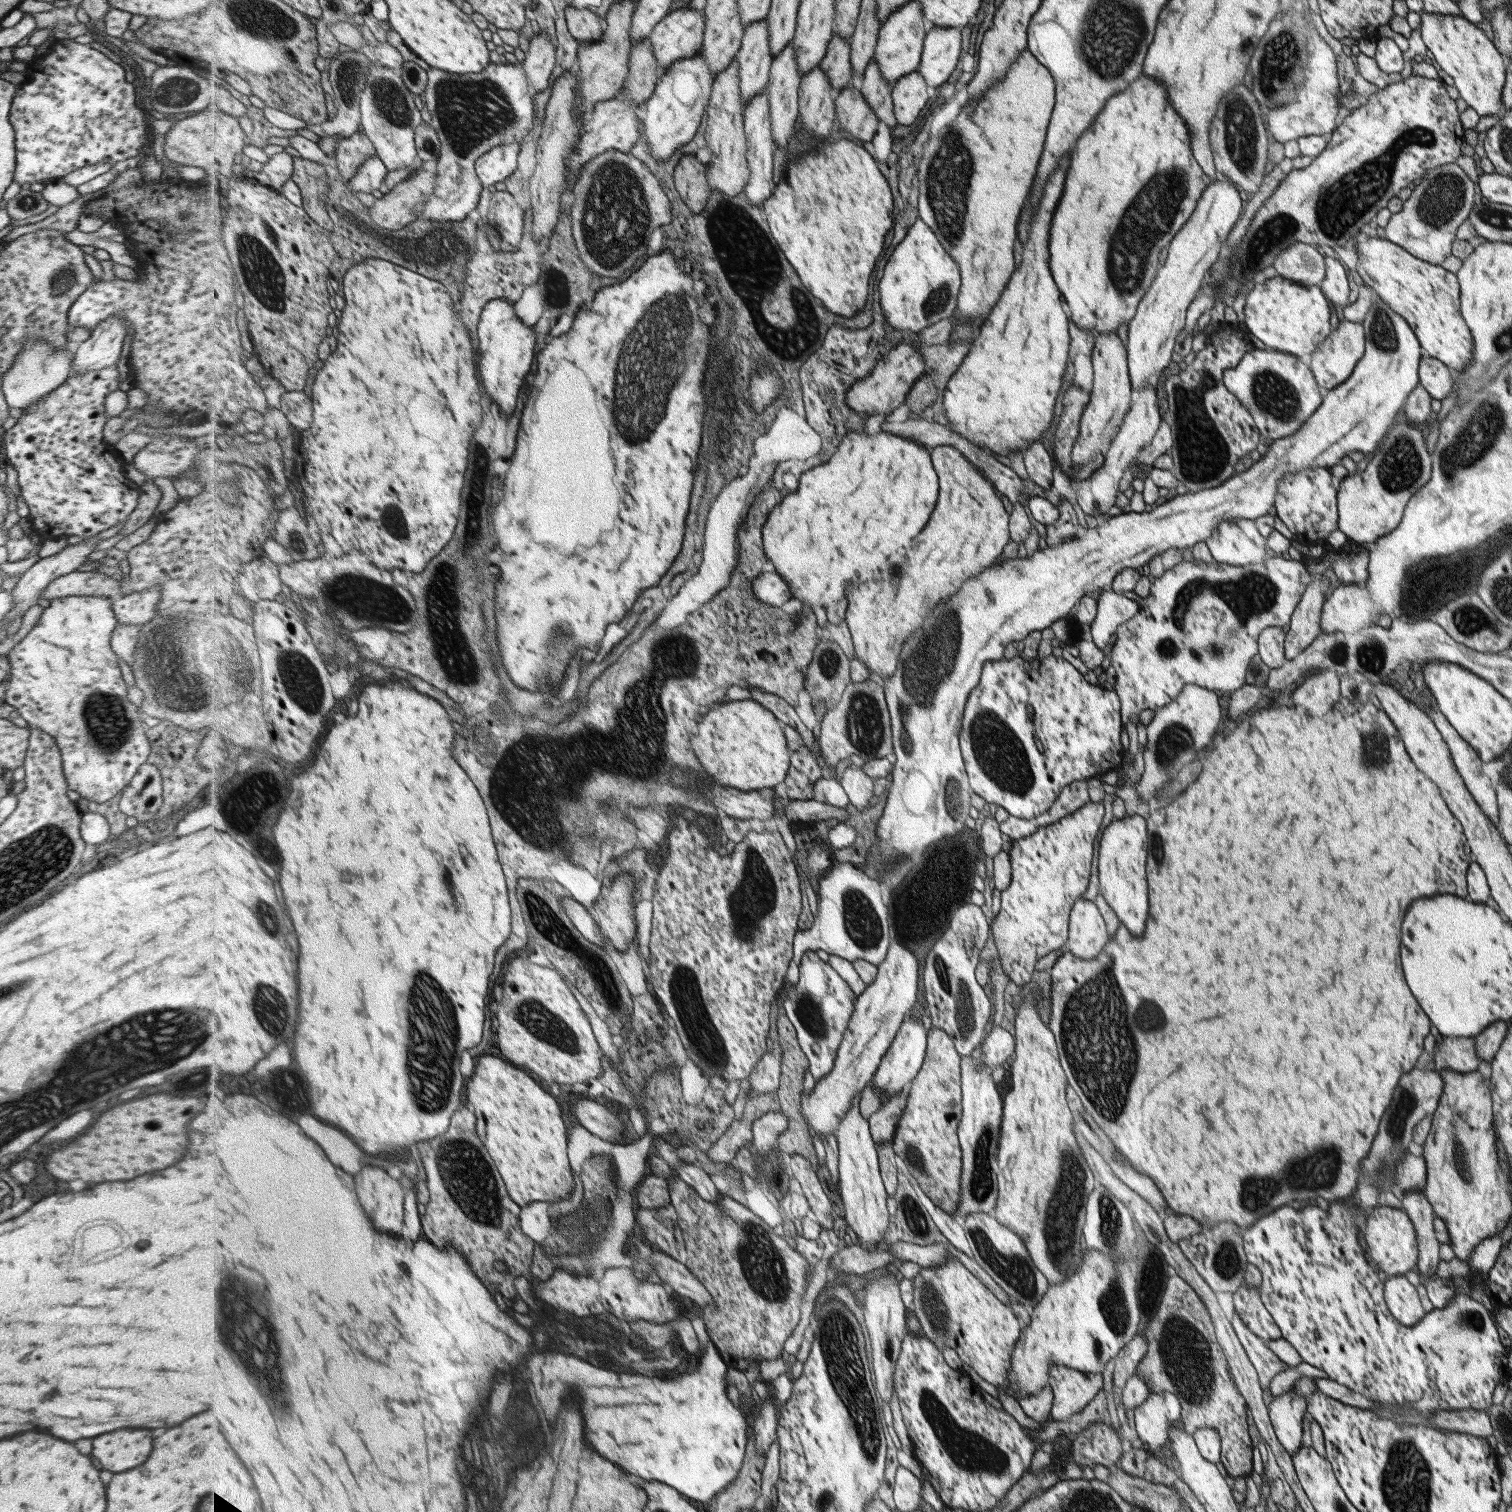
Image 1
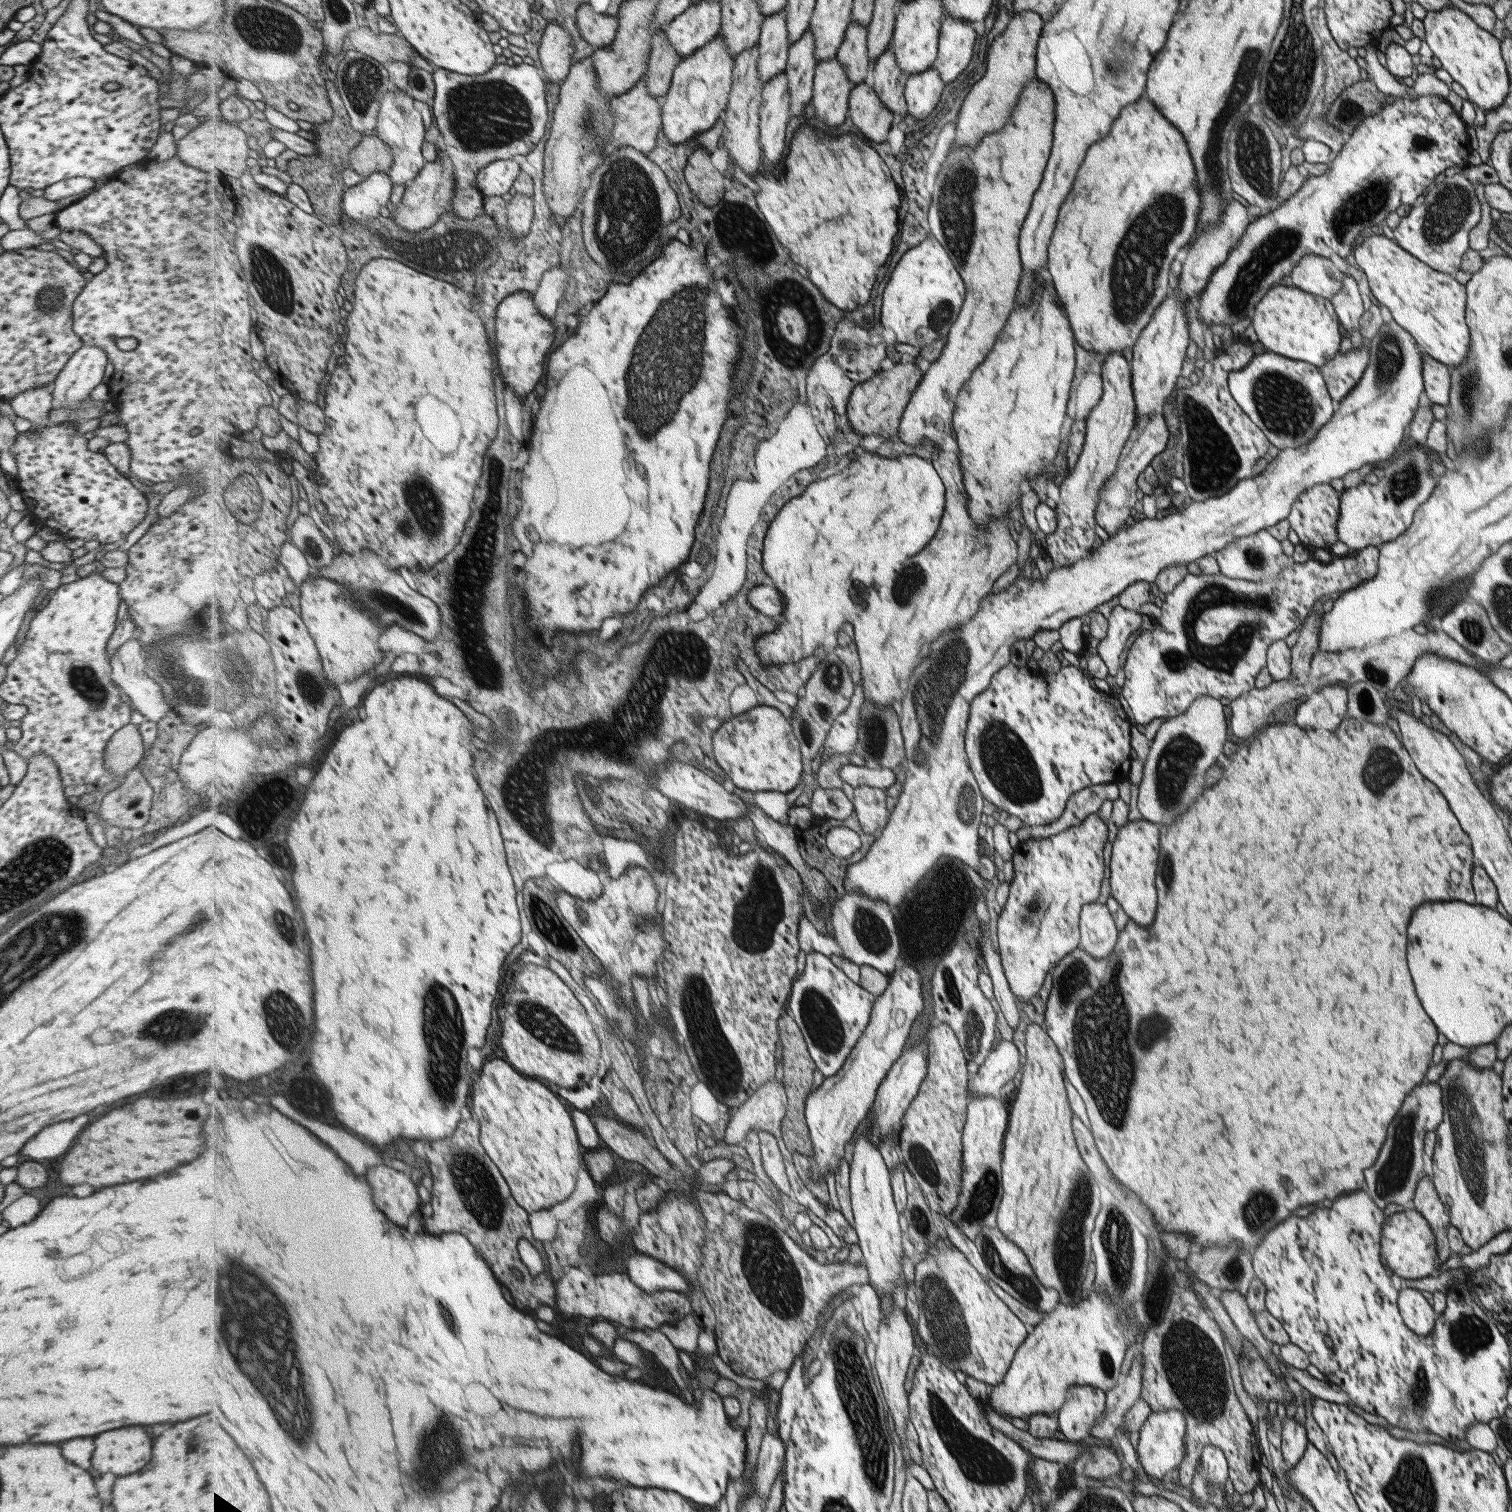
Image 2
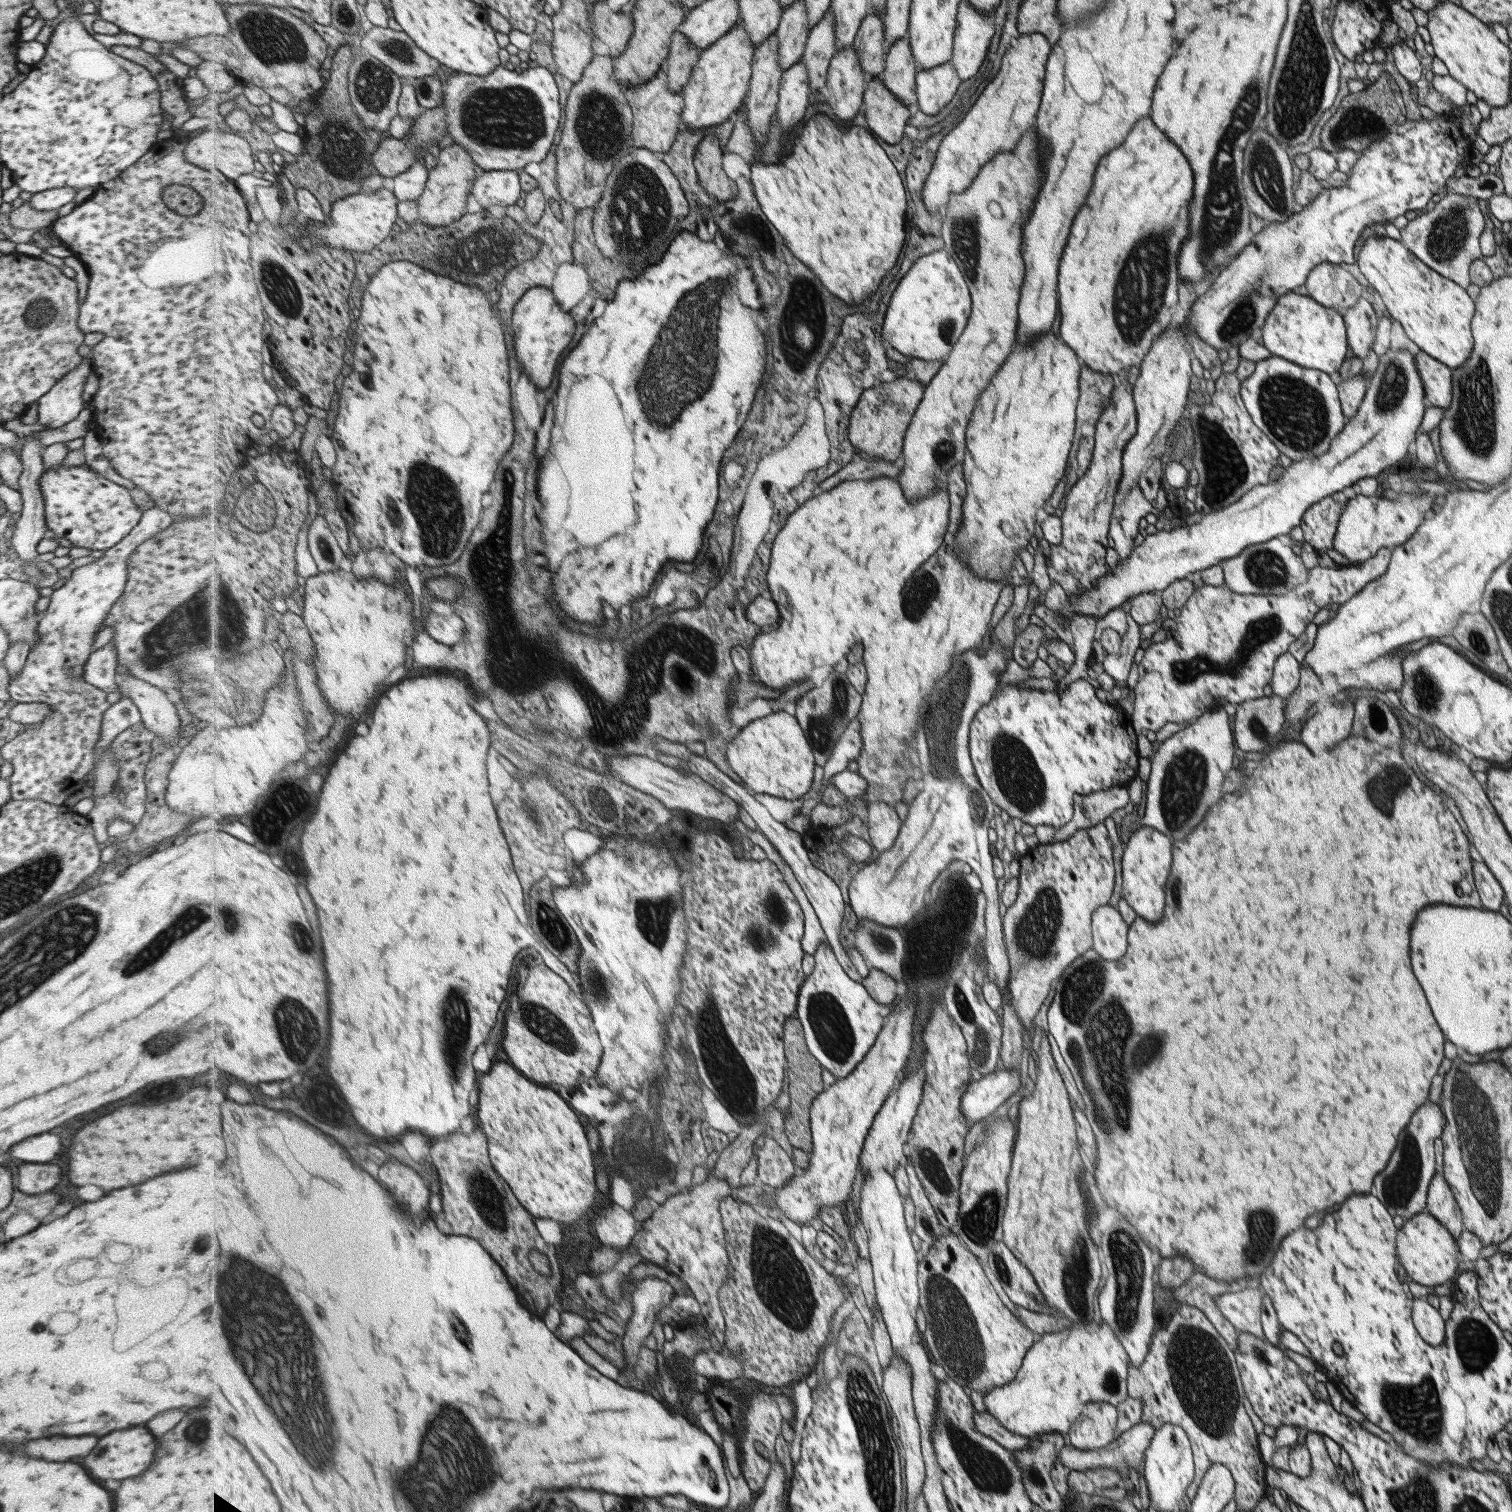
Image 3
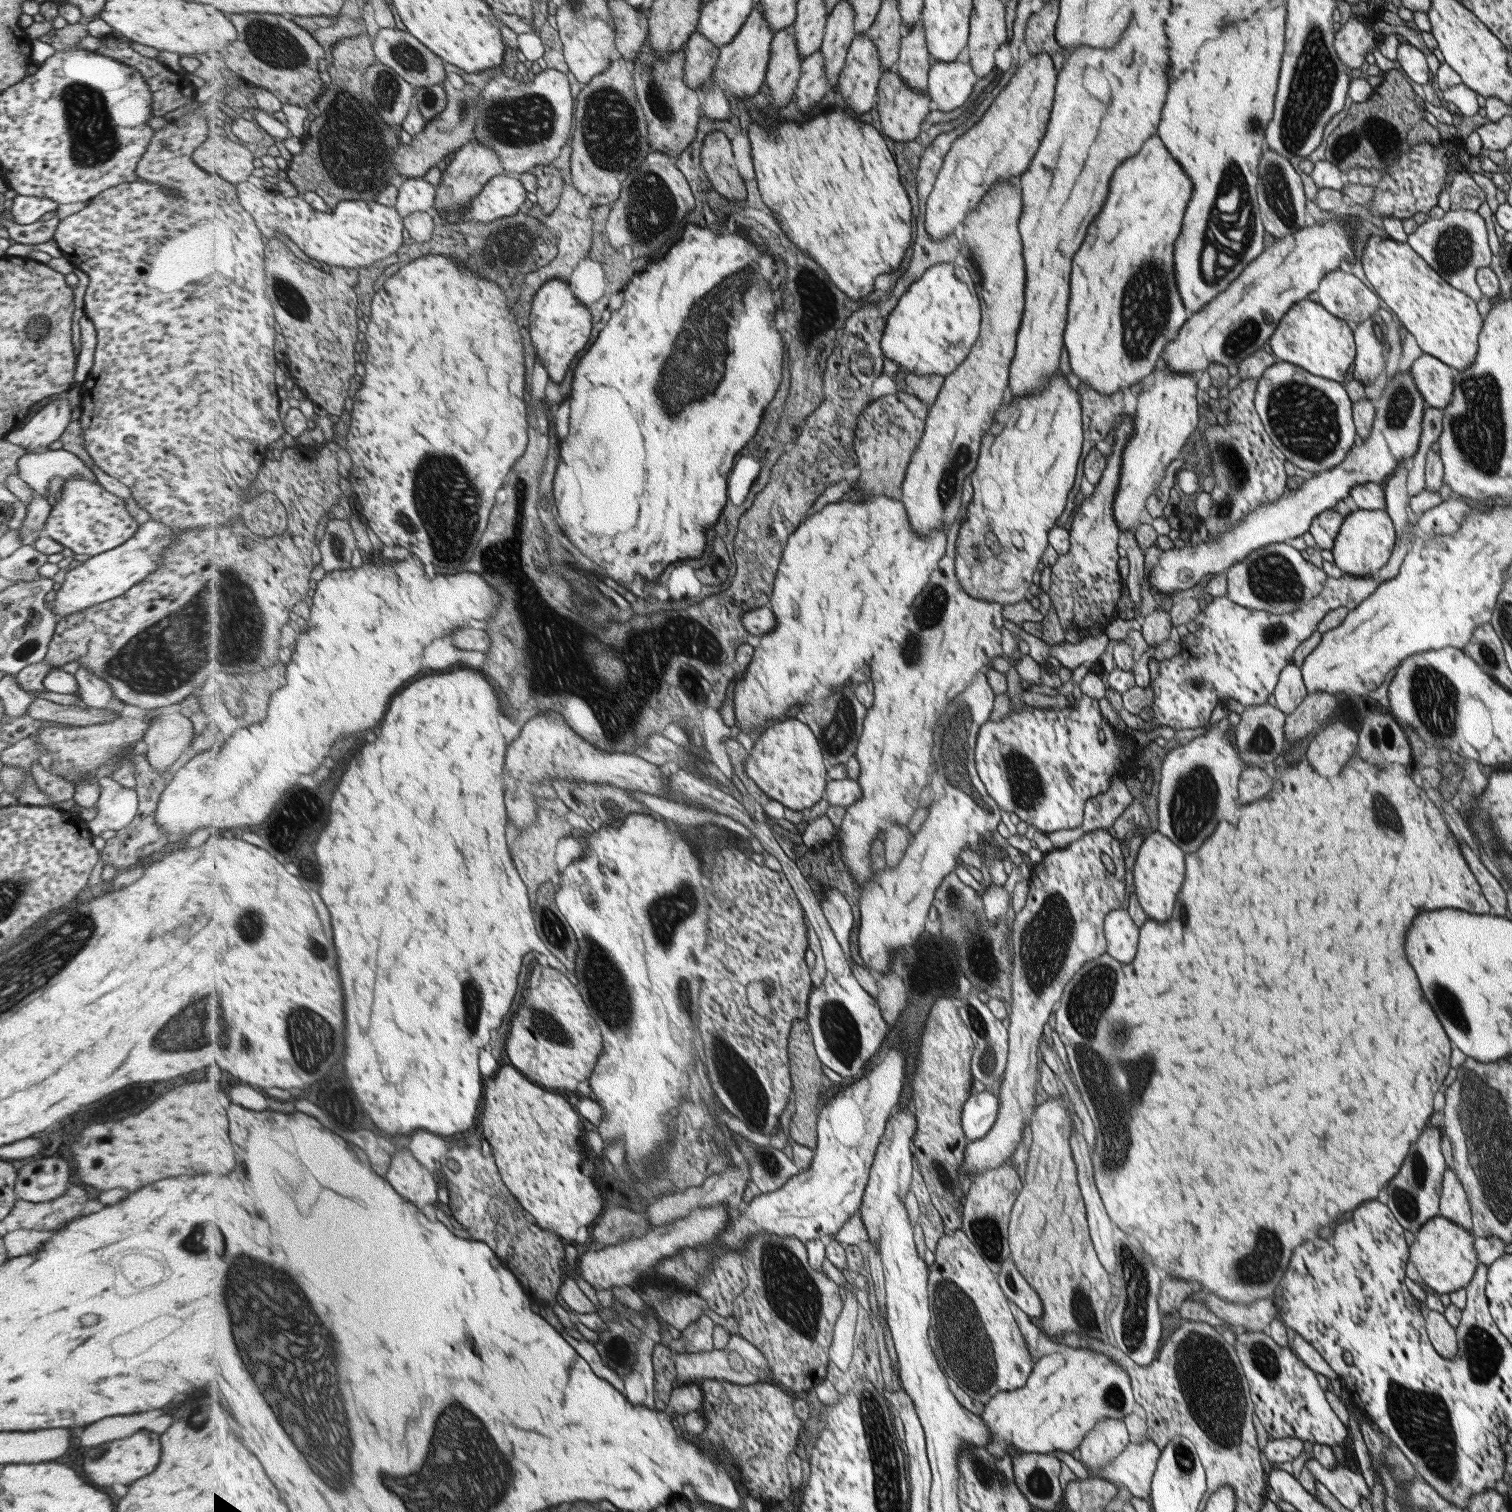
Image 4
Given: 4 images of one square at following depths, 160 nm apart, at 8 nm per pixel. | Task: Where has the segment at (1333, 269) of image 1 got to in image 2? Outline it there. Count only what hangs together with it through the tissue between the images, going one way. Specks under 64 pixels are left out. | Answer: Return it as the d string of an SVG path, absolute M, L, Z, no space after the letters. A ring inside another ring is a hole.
M1344 274L1341 288L1329 300L1336 310L1337 319L1340 320L1341 326L1345 327L1347 333L1359 328L1359 317L1364 310L1353 277Z

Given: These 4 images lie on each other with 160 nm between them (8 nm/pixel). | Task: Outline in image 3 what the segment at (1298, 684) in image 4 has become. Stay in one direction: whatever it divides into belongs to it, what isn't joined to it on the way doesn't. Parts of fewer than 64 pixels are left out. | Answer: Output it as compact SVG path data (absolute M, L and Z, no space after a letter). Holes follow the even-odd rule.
M1284 652L1273 663L1271 674L1272 694L1287 700L1299 683L1299 663L1289 653Z

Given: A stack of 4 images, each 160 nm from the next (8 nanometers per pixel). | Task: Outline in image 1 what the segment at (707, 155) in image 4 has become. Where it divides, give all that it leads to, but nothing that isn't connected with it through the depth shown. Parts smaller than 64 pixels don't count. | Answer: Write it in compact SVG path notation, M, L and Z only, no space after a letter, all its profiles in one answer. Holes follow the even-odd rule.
M694 154L685 155L677 165L675 186L693 214L699 214L707 207L714 191L709 186L708 171L709 166L697 160Z

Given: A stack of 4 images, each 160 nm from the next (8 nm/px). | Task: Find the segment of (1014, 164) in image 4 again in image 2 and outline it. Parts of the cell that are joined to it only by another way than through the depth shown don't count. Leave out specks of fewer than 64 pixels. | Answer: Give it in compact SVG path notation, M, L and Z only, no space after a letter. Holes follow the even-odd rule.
M1022 10L1009 19L1005 30L989 40L986 52L986 69L965 96L957 114L955 138L952 146L976 146L986 134L1004 128L1010 120L1014 106L1022 94L1022 88L1035 76L1035 53L1043 26L1042 18L1033 10Z

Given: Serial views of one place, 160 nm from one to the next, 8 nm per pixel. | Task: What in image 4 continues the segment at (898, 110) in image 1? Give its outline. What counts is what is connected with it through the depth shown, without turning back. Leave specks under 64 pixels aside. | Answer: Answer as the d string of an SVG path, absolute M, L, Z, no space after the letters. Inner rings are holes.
M968 62L931 63L928 88L924 91L930 96L931 109L941 111L942 114L959 108L971 94L973 84L977 82L977 74Z

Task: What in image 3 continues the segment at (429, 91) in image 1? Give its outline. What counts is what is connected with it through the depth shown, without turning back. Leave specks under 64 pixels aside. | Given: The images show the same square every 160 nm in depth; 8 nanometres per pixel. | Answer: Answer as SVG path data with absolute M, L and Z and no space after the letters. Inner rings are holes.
M499 66L493 74L487 76L467 73L452 74L443 78L445 106L448 108L448 128L450 136L457 145L464 146L476 163L484 171L517 170L521 171L531 162L541 163L551 152L555 136L561 128L563 120L563 105L561 104L561 89L557 84L555 74L543 66L513 72Z

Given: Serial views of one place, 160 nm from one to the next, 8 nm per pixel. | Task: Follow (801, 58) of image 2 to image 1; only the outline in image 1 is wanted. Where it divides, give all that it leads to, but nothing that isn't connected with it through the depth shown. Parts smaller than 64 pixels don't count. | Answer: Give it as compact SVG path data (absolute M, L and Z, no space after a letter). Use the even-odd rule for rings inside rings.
M789 43L780 52L772 64L772 78L765 91L770 92L773 136L776 145L785 147L789 144L795 124L800 116L800 86L802 74L795 45Z

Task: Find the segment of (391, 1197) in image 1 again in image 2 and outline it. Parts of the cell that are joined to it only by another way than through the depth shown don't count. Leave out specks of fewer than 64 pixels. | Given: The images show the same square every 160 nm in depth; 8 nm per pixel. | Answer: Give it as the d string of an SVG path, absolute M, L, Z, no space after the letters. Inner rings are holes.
M386 1165L371 1167L367 1172L367 1178L375 1190L375 1202L379 1210L387 1215L396 1225L407 1227L410 1223L410 1218L419 1214L421 1205L423 1204L419 1197L417 1184L413 1182L413 1178L405 1172L395 1170Z

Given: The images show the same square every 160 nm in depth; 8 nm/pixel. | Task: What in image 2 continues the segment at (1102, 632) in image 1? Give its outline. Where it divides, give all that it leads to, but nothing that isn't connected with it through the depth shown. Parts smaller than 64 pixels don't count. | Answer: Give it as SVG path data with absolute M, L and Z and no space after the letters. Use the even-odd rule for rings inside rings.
M1116 605L1111 609L1105 638L1099 640L1097 655L1105 663L1107 674L1114 677L1121 668L1119 656L1127 646L1127 638L1141 626L1141 613Z

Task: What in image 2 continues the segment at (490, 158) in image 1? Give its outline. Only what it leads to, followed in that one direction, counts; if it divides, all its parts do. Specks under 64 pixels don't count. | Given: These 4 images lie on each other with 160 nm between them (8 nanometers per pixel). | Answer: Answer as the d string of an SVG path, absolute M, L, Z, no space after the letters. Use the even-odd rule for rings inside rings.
M514 158L496 160L479 171L477 185L485 197L505 196L519 178L519 164Z

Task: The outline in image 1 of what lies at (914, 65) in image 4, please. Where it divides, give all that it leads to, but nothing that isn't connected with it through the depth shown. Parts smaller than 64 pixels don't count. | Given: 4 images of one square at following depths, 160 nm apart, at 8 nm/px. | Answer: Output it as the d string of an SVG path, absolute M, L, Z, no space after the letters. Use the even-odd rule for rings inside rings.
M871 61L864 75L861 90L868 103L873 107L878 120L892 129L898 122L894 114L891 85L882 77L877 63Z

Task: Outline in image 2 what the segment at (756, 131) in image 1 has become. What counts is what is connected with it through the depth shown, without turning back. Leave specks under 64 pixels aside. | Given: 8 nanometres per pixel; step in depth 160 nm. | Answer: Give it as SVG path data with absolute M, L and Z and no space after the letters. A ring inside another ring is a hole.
M787 73L778 74L764 86L762 154L771 164L777 164L785 150L787 126L791 120L791 101L790 80Z

